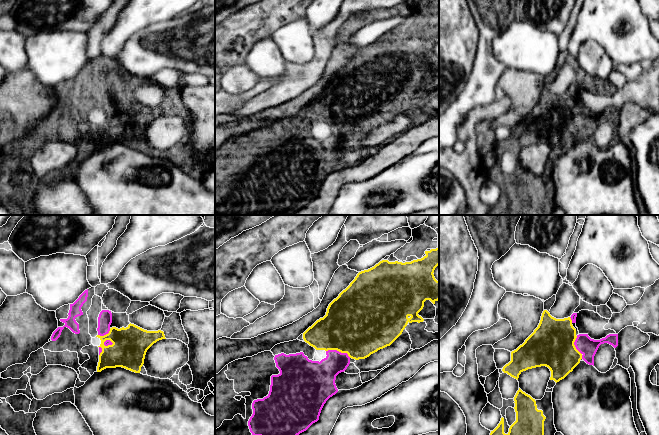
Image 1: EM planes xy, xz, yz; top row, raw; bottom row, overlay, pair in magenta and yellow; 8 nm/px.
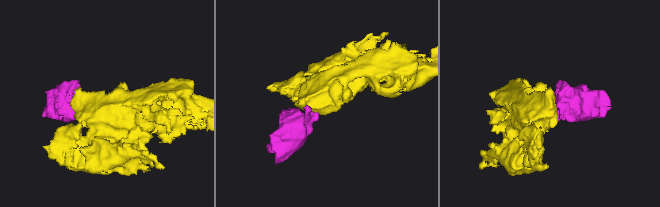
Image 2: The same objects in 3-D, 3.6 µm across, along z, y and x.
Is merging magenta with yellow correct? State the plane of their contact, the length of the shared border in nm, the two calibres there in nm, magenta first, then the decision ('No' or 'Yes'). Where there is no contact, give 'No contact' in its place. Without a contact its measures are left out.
Touches magenta in xz. Shared border 200 nm. Thickness 240 nm (magenta) against 480 nm. Yes

